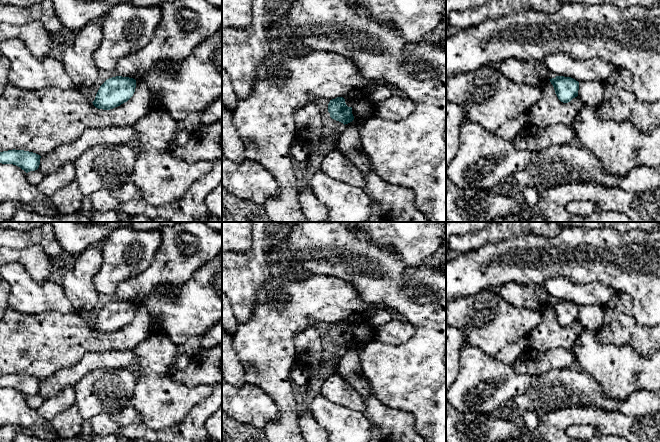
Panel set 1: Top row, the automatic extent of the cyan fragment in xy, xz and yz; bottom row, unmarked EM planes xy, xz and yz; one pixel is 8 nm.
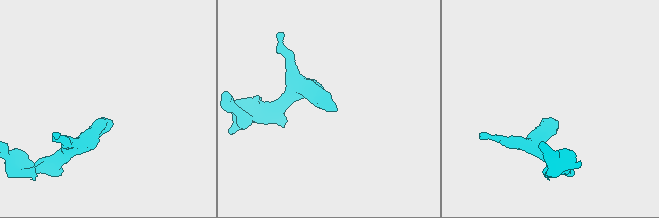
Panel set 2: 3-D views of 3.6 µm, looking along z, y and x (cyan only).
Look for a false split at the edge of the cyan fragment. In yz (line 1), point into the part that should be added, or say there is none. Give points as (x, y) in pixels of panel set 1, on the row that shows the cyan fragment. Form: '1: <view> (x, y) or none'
1: none

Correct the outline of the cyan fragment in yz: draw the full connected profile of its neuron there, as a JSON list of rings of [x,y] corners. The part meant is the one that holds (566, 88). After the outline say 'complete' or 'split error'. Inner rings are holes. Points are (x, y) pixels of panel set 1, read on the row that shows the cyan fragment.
[[[556,76],[549,80],[561,102],[568,103],[578,96],[579,82],[575,79],[571,77]]]; complete

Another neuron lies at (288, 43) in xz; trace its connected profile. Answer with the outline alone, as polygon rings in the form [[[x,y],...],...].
[[[284,35],[279,41],[279,47],[290,53],[301,53],[305,49],[294,37]]]

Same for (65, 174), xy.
[[[66,162],[55,172],[45,175],[37,188],[44,195],[51,195],[73,180],[75,180],[75,166],[73,162]]]

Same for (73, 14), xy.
[[[51,0],[57,19],[63,25],[63,36],[73,36],[89,22],[104,16],[114,6],[130,0]]]

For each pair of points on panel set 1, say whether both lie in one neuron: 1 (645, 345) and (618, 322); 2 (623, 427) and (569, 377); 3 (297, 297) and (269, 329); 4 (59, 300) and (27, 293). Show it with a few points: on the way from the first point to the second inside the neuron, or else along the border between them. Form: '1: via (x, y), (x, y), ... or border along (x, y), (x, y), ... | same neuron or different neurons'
1: via (638, 338), (625, 329) | same neuron
2: border along (582, 407), (618, 411) | different neurons
3: via (290, 305), (277, 321) | same neuron
4: via (51, 297), (35, 297) | same neuron

